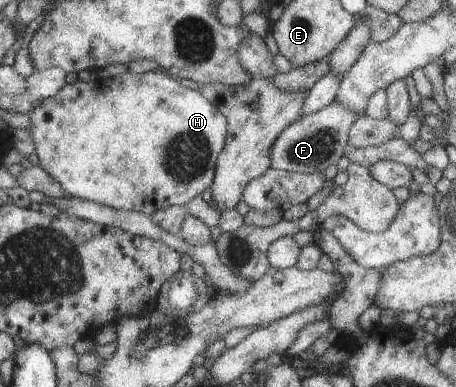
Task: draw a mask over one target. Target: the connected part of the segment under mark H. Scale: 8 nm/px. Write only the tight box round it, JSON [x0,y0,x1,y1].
[29,70,227,216]

